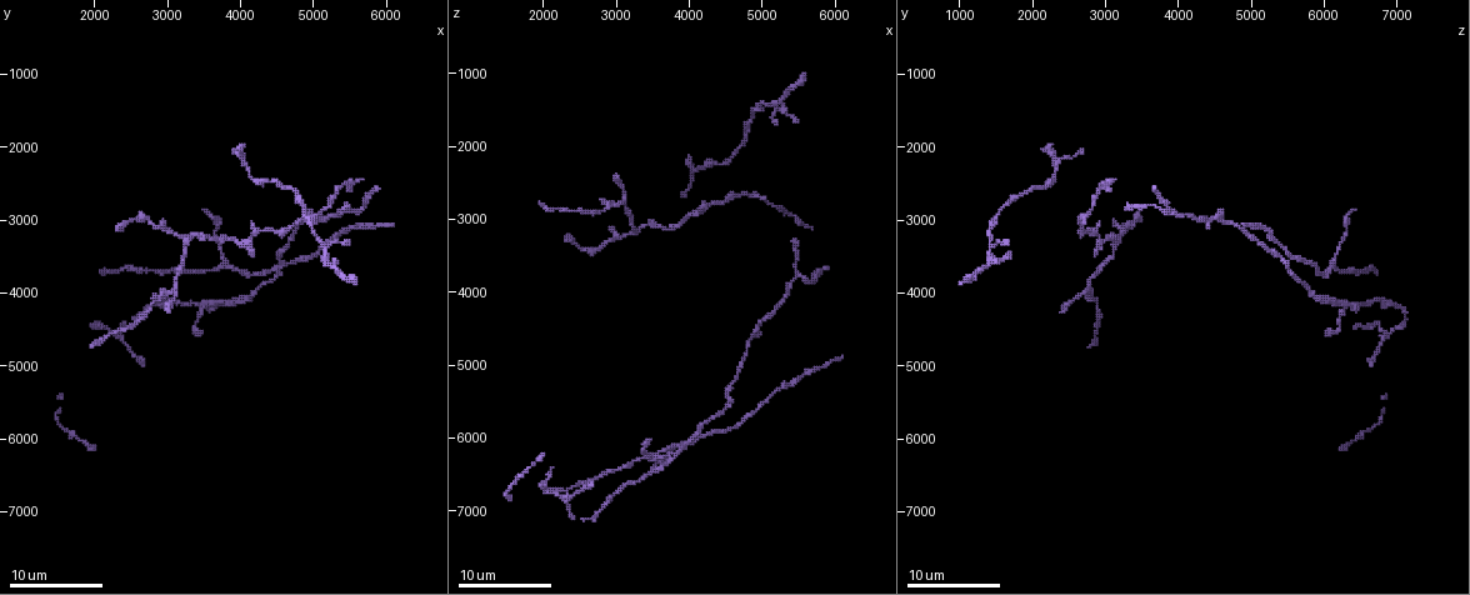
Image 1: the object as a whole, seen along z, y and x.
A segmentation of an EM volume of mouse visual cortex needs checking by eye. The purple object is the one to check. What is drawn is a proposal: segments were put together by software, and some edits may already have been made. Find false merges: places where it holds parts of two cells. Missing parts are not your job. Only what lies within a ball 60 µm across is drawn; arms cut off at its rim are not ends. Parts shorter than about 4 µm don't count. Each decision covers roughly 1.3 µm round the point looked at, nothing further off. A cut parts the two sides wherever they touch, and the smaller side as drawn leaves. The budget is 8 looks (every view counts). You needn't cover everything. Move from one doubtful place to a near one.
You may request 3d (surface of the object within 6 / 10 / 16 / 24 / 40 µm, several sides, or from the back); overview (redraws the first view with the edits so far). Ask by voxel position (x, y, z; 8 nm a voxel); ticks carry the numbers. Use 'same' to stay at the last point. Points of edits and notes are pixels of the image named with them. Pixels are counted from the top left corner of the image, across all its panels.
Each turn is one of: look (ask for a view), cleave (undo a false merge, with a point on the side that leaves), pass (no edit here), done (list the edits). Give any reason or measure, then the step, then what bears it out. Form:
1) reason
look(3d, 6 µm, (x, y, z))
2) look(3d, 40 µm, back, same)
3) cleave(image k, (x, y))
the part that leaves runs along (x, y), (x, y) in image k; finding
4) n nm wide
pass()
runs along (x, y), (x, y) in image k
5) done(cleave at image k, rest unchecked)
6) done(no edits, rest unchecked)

three arms meet
look(3d, 16 µm, (3250, 3250, 3150))

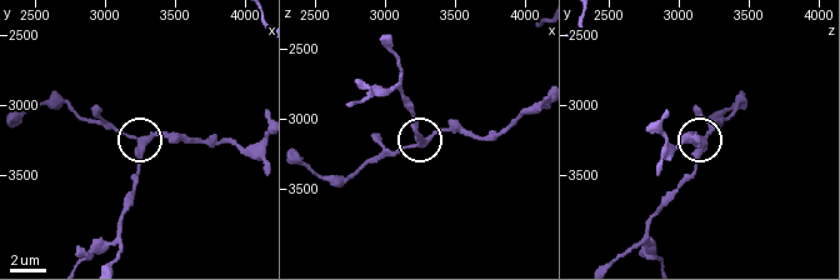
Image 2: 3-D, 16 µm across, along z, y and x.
look(3d, 16 µm, back, (3240, 3300, 3200))

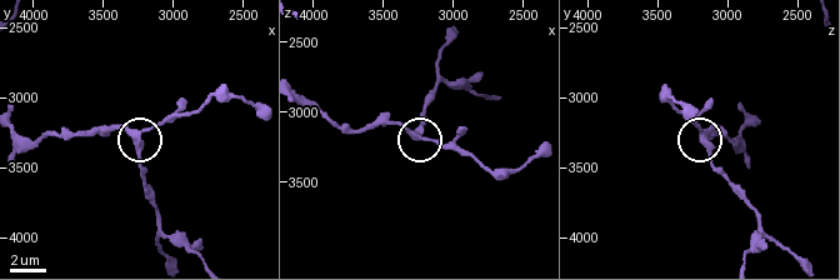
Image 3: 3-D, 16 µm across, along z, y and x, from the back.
pass()
runs along (20, 135), (39, 141), (124, 128), (140, 138), (171, 115) in image 3; continuous, no second cell

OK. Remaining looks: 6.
two arms in line, one across
look(3d, 10 µm, (4300, 3850, 5750))

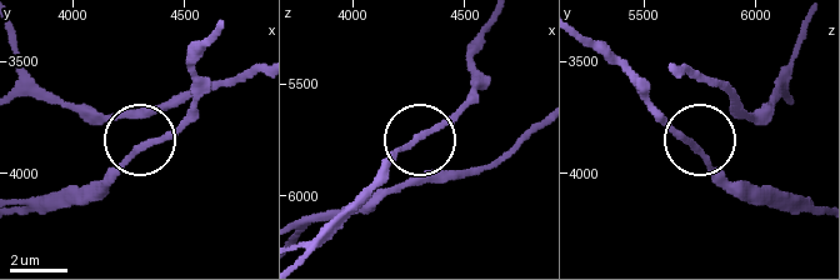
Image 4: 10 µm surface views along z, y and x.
160 nm wide
pass()
runs along (219, 21), (200, 43), (185, 119), (143, 143), (148, 106) in image 4; all the same cell

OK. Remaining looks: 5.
arms part here
look(3d, 6 µm, (3750, 3600, 6150))

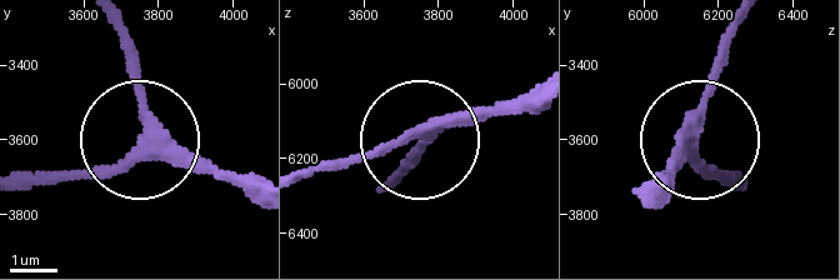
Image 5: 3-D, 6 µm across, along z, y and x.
pass()
runs along (640, 186), (696, 139), (728, 31) in image 5; continuous, no second cell

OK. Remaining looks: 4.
three arms meet
look(3d, 10 µm, (3700, 4100, 6200))

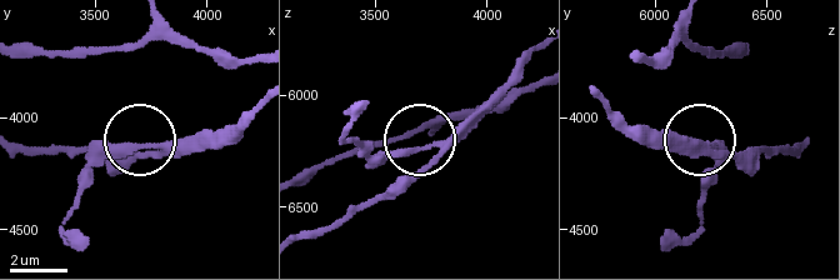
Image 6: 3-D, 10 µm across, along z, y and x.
230 nm wide
pass()
runs along (255, 106), (234, 125), (205, 135), (105, 149), (86, 161) in image 6; one cell here

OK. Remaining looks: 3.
done(no edits, rest unchecked)

